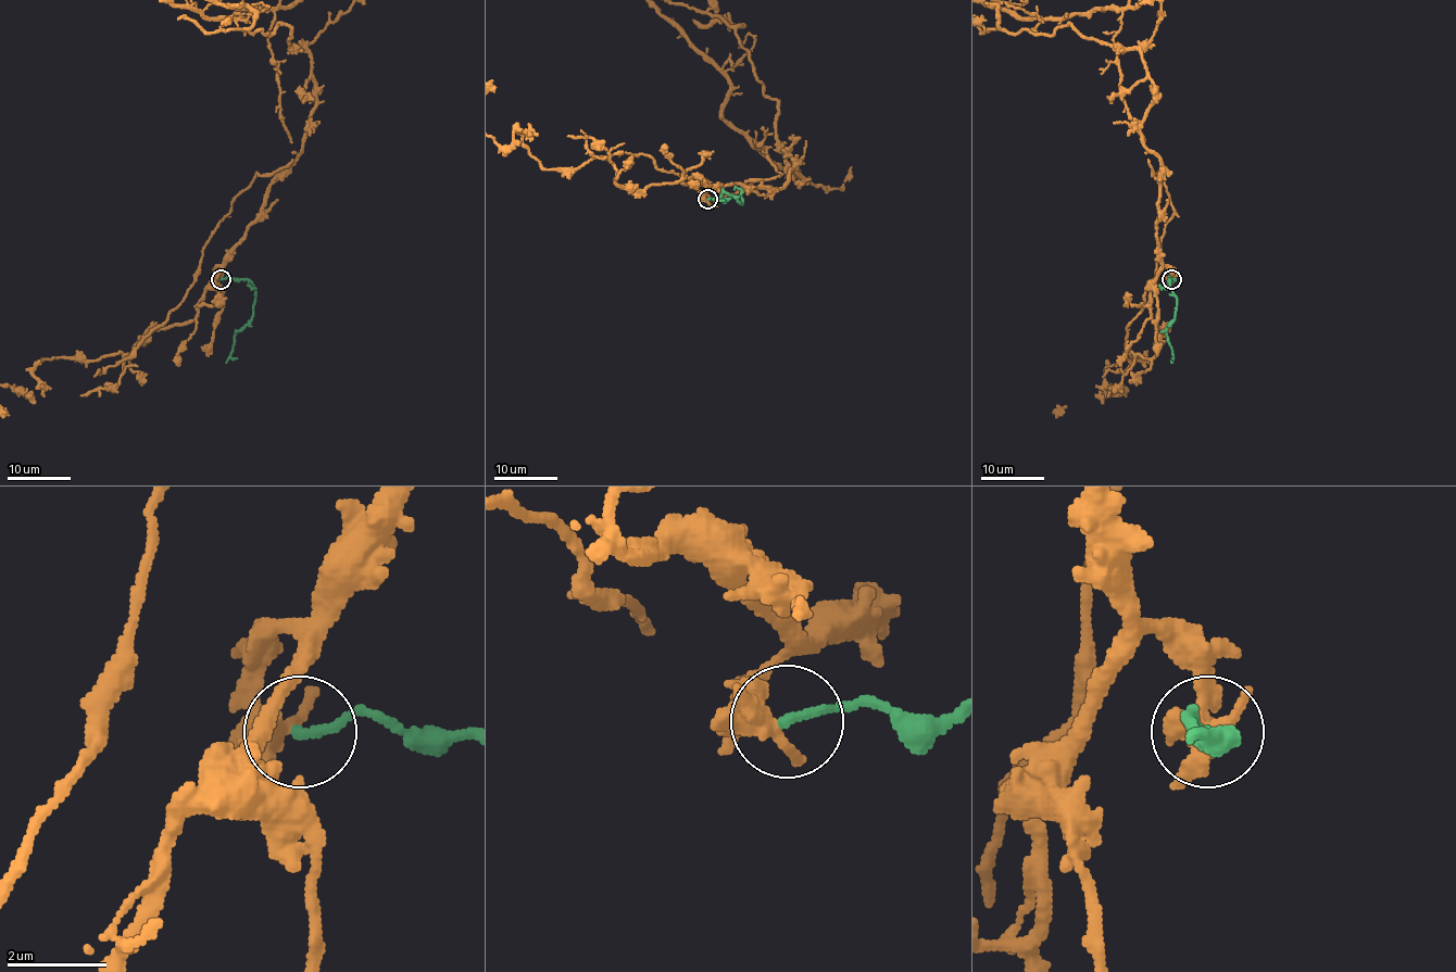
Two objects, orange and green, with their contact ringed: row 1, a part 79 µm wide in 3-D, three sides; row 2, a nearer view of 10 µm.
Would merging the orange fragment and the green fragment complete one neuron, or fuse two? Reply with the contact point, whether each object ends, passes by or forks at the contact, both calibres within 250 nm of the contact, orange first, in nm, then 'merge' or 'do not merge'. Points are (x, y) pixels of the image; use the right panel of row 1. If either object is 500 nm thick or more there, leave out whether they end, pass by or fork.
at (1171, 279); orange forks there; green ends there; 320 nm thick on the orange side, 200 nm on the other; do not merge

